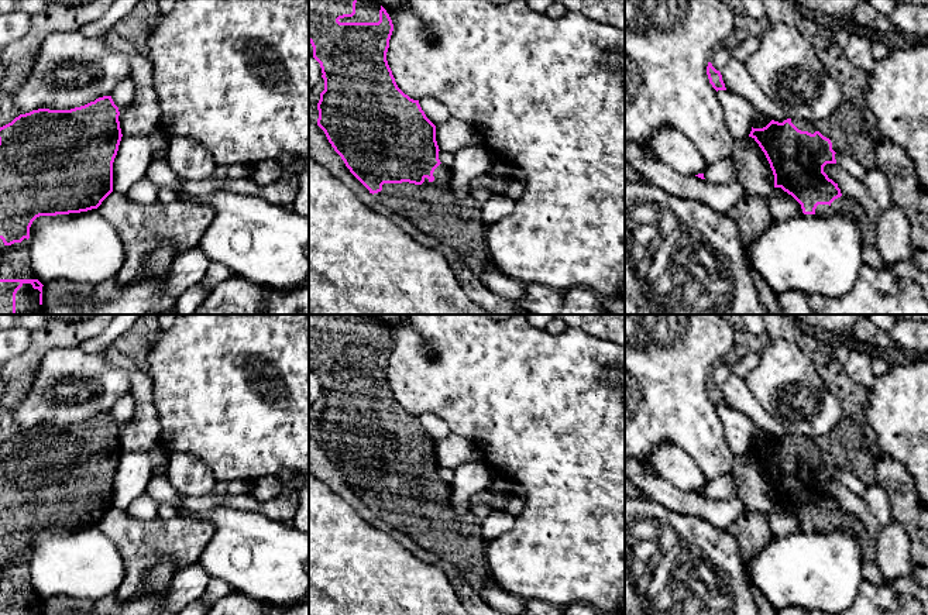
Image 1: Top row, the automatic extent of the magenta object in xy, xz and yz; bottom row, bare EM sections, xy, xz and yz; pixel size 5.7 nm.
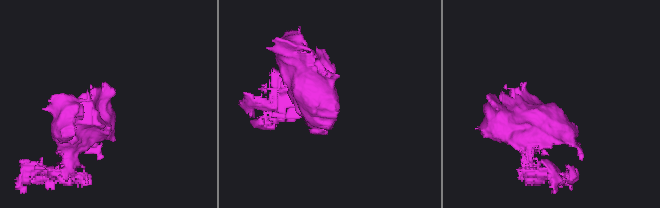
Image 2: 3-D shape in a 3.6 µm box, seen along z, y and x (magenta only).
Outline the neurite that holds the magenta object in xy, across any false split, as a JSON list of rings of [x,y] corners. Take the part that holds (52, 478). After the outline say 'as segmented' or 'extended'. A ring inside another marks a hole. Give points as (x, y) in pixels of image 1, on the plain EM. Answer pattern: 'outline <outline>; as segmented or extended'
outline [[[103,412],[94,418],[71,426],[32,426],[30,429],[20,430],[11,439],[0,443],[0,615],[42,615],[44,601],[34,590],[28,574],[30,543],[37,533],[80,529],[97,525],[113,508],[113,478],[123,453],[118,432],[118,423],[114,420],[111,412]]]; extended

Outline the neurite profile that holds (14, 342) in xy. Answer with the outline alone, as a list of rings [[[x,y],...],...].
[[[25,327],[0,329],[0,367],[28,350],[31,333]]]

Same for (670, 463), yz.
[[[668,443],[657,446],[645,461],[657,477],[683,491],[704,489],[709,481],[684,450]]]

